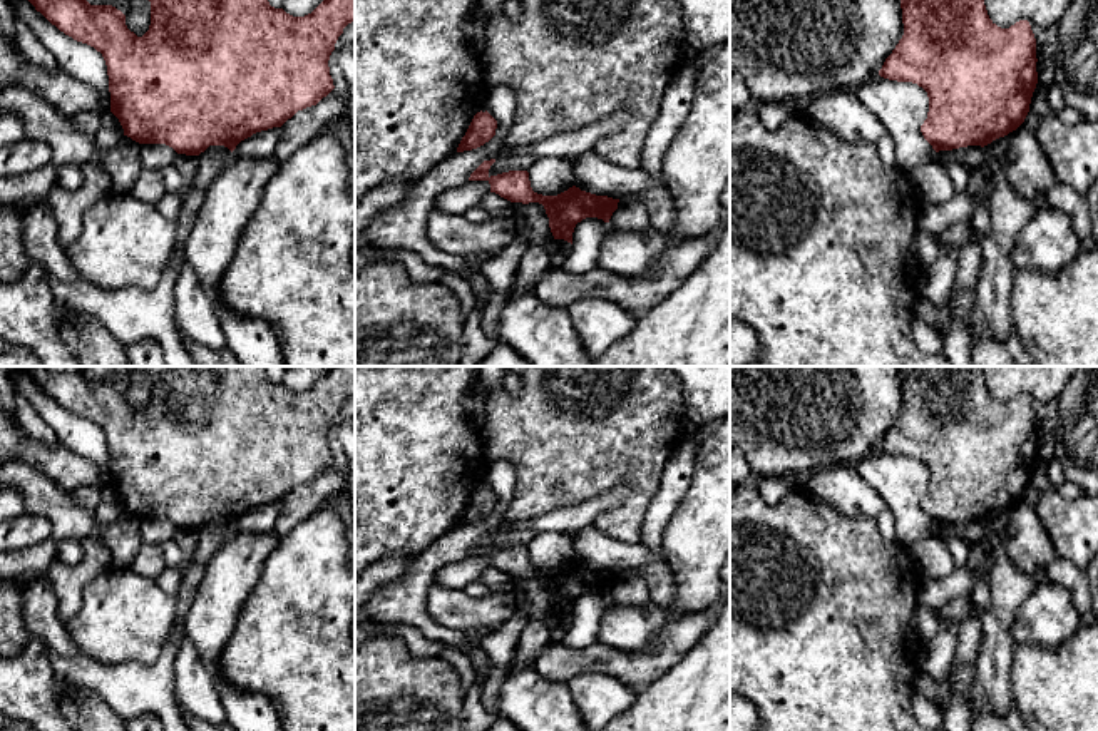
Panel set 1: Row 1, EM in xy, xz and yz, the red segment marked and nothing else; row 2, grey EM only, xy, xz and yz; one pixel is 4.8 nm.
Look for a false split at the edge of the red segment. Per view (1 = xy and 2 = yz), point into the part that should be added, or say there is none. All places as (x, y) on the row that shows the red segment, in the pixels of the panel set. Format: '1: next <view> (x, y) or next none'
1: next none
2: next none

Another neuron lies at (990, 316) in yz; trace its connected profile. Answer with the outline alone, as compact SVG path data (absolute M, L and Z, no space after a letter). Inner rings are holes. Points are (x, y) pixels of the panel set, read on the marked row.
M986 146L983 166L989 167L989 199L986 202L991 227L981 238L981 269L976 301L969 314L972 338L993 338L1006 343L1011 325L1011 291L1016 264L1013 248L1021 229L1038 211L1036 201L1023 199L1011 186L1006 164L994 159Z

